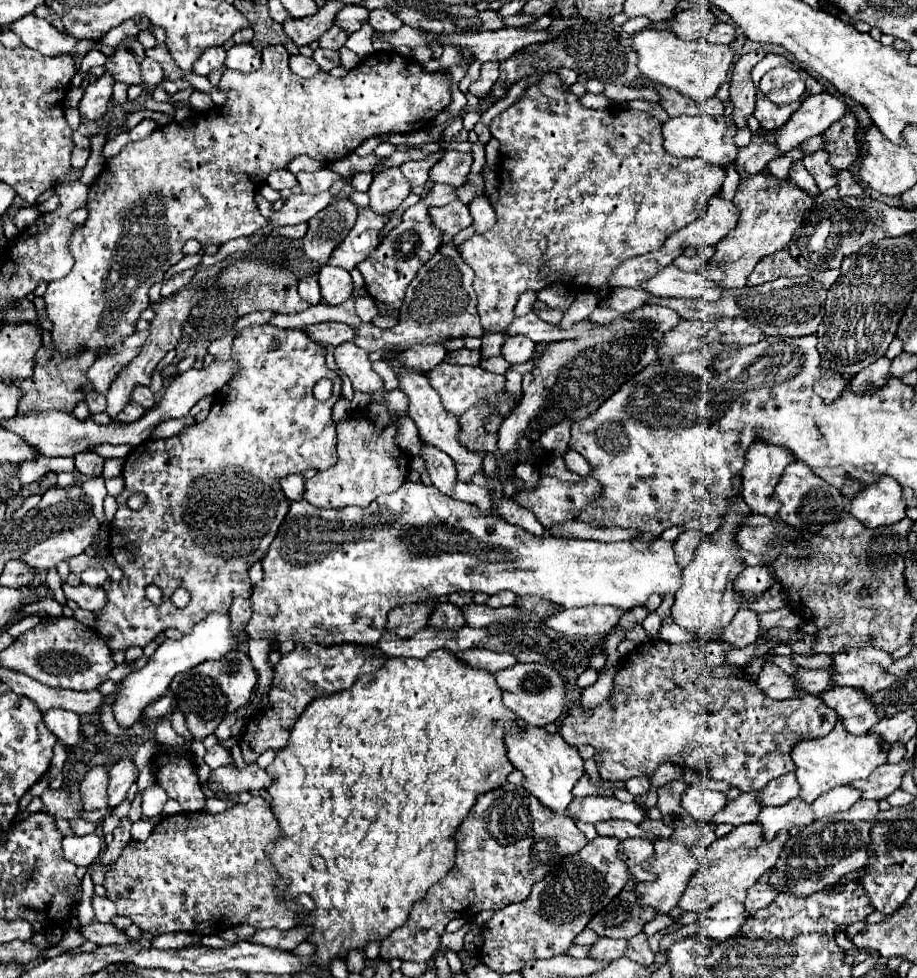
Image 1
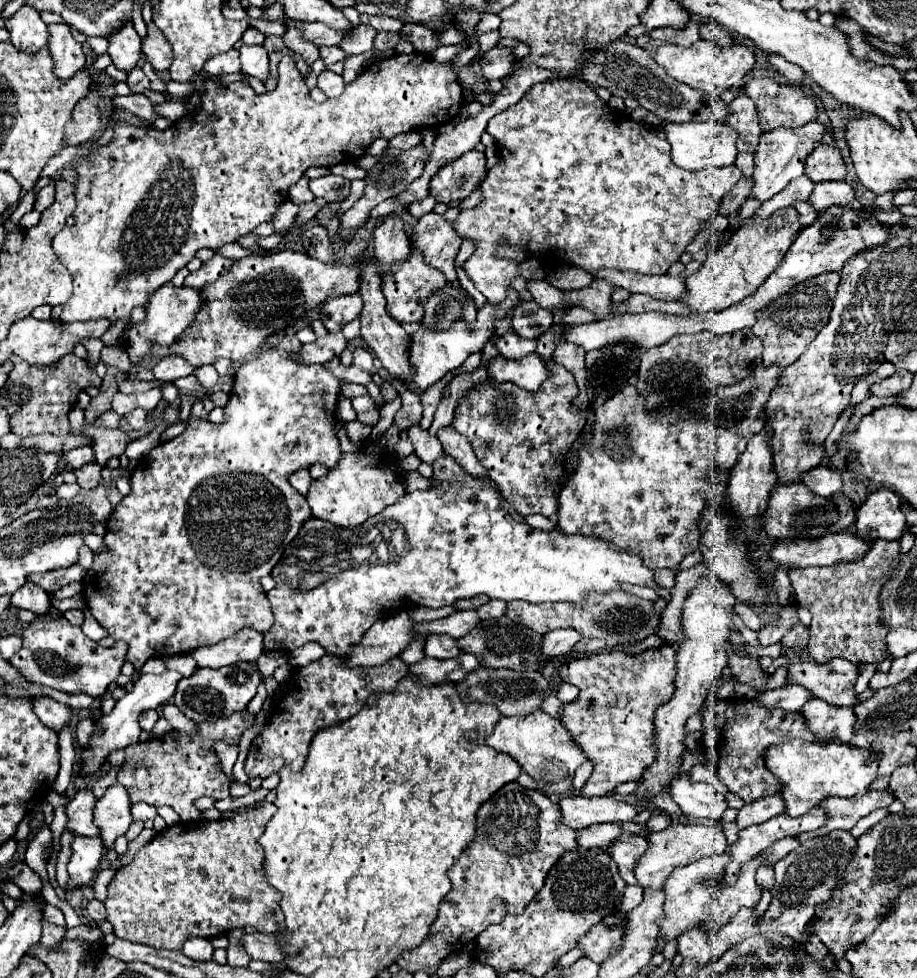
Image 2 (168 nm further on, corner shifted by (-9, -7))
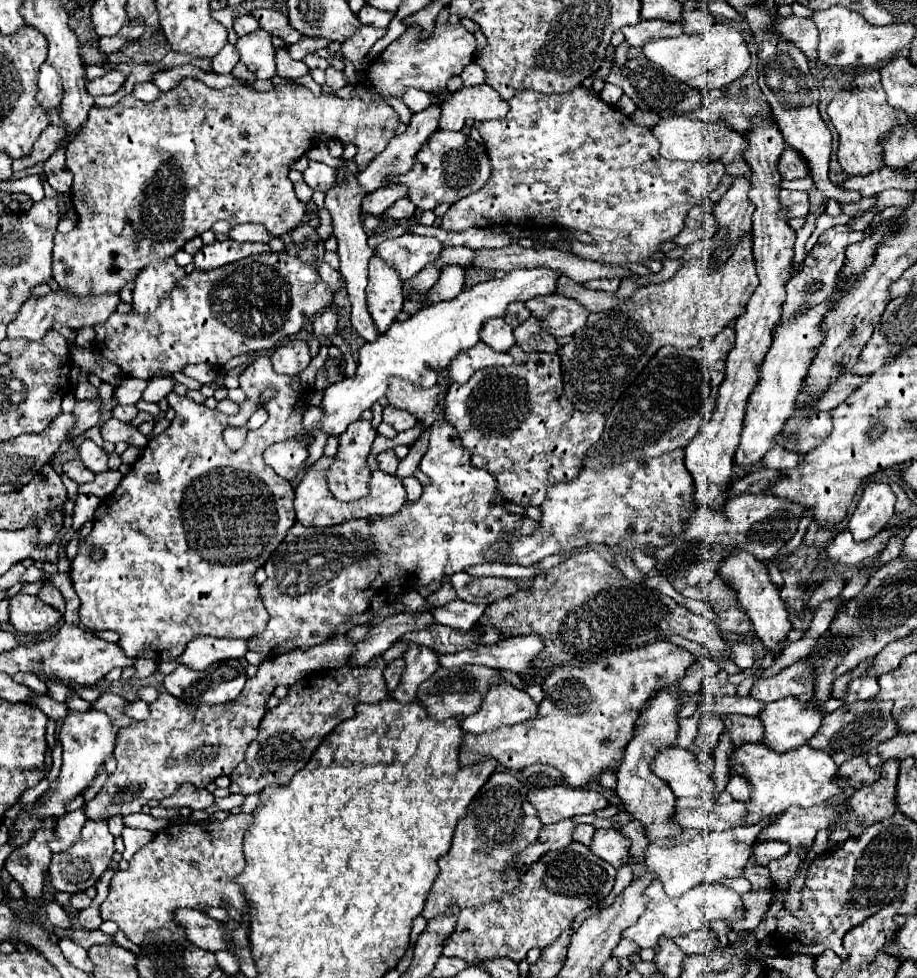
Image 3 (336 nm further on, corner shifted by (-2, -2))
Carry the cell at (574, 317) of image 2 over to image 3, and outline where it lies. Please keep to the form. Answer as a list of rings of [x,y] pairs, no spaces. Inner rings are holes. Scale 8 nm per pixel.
[[[533,316],[513,328],[513,336],[523,352],[557,352],[557,346],[551,346],[555,340],[541,330],[541,324]]]

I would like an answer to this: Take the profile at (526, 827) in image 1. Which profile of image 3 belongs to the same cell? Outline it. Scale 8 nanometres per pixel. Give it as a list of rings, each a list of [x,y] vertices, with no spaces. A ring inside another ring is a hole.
[[[495,772],[485,782],[485,786],[477,792],[473,802],[467,806],[467,816],[461,818],[455,828],[455,836],[453,836],[449,854],[439,858],[437,862],[441,872],[437,880],[433,882],[429,896],[427,896],[425,910],[423,910],[425,920],[431,920],[443,914],[443,910],[449,910],[449,904],[459,904],[459,908],[471,908],[471,906],[495,902],[505,892],[511,892],[513,888],[517,888],[519,876],[507,876],[503,868],[507,868],[507,860],[511,860],[511,856],[519,852],[519,848],[527,848],[527,844],[533,844],[539,836],[539,828],[543,828],[543,824],[539,824],[539,818],[535,816],[535,808],[531,808],[531,802],[527,800],[527,790],[529,790],[527,784],[517,780],[513,774]]]

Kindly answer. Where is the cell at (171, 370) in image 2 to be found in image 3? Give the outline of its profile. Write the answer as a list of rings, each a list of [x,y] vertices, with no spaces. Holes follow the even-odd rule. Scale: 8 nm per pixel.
[[[123,378],[121,384],[115,388],[115,402],[117,404],[137,404],[141,400],[143,390],[147,388],[145,380],[135,380],[135,378]]]

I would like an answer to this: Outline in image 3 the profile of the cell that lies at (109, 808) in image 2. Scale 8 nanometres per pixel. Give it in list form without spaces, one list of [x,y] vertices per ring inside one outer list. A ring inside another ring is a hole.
[[[87,820],[87,824],[83,826],[83,832],[81,832],[81,838],[69,850],[51,856],[49,876],[51,876],[53,888],[61,890],[61,892],[75,894],[79,890],[87,890],[87,888],[95,886],[99,876],[109,868],[113,852],[115,852],[113,836],[111,836],[109,828],[107,828],[107,822],[105,820],[99,820],[99,822]]]

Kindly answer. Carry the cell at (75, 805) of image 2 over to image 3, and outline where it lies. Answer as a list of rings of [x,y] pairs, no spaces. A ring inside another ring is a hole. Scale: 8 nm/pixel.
[[[41,828],[25,848],[13,850],[5,862],[5,870],[23,886],[29,900],[39,900],[43,896],[43,872],[47,872],[51,862],[51,850],[47,846],[51,836],[51,828]]]

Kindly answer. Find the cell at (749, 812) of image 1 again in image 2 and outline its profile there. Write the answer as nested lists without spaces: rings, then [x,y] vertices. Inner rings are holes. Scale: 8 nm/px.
[[[672,823],[668,829],[658,831],[658,833],[650,833],[648,835],[650,841],[650,849],[648,853],[642,855],[642,861],[638,861],[634,873],[638,877],[638,883],[646,889],[646,887],[654,887],[660,889],[666,881],[666,877],[678,869],[684,867],[704,855],[716,855],[716,853],[724,853],[724,845],[726,845],[726,837],[720,825],[682,825],[682,823]]]

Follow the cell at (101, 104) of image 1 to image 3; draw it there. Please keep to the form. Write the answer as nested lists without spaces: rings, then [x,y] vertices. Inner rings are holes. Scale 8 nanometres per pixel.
[[[47,126],[41,132],[39,140],[33,144],[31,152],[19,160],[13,160],[13,172],[21,172],[21,170],[27,170],[27,168],[33,168],[33,166],[45,162],[55,152],[61,138],[63,138],[61,126]]]

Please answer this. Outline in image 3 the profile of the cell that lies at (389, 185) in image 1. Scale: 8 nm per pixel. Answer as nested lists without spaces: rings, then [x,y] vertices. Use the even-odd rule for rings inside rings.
[[[373,256],[369,260],[369,286],[367,286],[367,310],[371,314],[371,318],[375,320],[377,332],[385,334],[389,330],[389,326],[395,322],[397,314],[403,308],[403,292],[399,292],[401,288],[401,280],[399,276],[395,276],[395,270],[389,268],[389,264],[379,262],[377,256]]]

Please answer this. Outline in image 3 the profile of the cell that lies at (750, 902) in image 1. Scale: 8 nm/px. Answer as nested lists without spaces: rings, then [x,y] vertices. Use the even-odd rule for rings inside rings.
[[[699,930],[699,932],[689,932],[685,936],[677,936],[677,938],[673,938],[673,942],[677,946],[681,946],[681,950],[687,956],[693,956],[693,954],[709,954],[717,946],[717,936],[711,930]]]

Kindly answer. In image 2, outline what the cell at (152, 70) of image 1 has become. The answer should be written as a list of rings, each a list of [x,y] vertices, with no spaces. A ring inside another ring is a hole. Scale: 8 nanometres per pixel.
[[[138,67],[134,69],[130,75],[128,75],[128,81],[126,81],[132,89],[132,93],[144,93],[146,89],[150,89],[150,79],[144,75],[144,71]]]

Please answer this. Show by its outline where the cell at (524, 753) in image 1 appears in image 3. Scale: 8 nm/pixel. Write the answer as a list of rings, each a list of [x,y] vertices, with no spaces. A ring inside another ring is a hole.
[[[491,684],[487,694],[483,696],[483,708],[479,712],[465,716],[461,722],[463,732],[483,734],[491,732],[495,728],[513,726],[519,724],[537,712],[537,704],[525,694],[523,690],[517,690],[511,684]]]

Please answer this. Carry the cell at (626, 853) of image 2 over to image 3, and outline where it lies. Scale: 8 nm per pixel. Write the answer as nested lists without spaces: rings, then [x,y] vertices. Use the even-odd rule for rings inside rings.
[[[595,830],[589,850],[603,858],[605,862],[613,864],[613,868],[621,868],[629,862],[629,846],[631,840],[627,840],[619,830]]]

